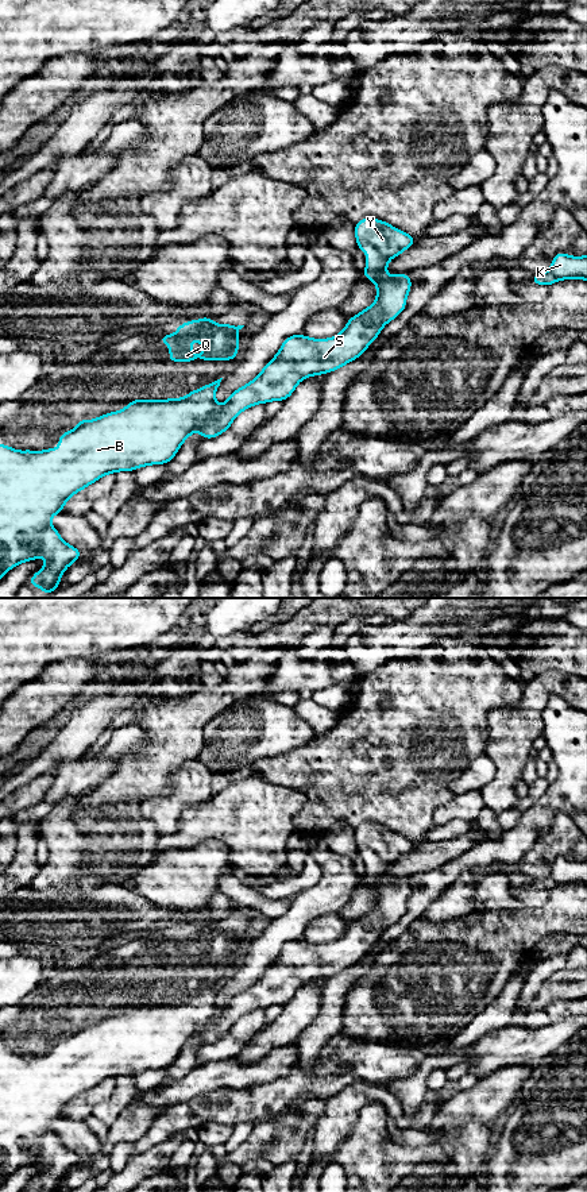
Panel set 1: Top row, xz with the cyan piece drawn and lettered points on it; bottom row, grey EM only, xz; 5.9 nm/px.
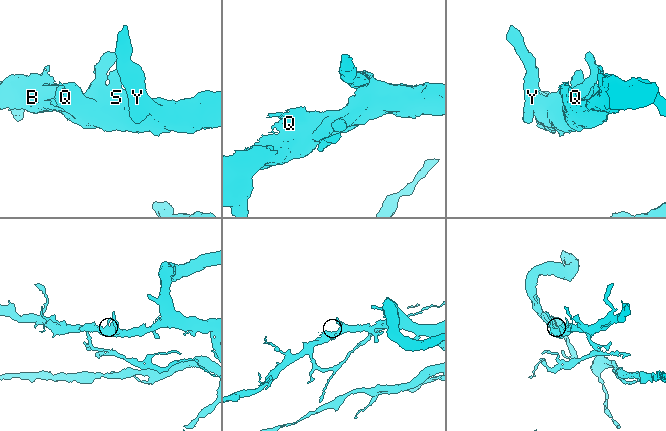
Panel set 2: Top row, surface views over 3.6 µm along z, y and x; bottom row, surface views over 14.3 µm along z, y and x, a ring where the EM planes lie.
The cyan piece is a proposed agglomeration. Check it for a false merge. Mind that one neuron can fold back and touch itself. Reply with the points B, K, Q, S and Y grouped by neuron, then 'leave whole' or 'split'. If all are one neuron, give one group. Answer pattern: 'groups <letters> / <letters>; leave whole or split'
groups B K Q S Y; leave whole

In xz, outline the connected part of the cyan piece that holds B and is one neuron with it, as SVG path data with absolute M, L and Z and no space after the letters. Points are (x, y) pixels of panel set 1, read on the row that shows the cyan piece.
M374 217L359 220L354 232L358 248L367 254L363 277L376 285L375 302L348 317L345 328L333 337L286 337L263 370L251 382L231 393L223 406L217 405L215 397L223 379L220 378L184 398L138 398L128 402L123 410L90 421L80 417L74 429L59 436L59 450L51 447L43 451L18 451L0 444L0 580L12 567L45 556L47 564L34 574L28 583L40 587L45 595L53 593L61 585L63 571L81 558L81 551L63 541L50 524L50 518L62 513L65 502L76 493L107 474L166 464L193 432L198 431L202 439L213 439L228 431L240 412L256 404L285 401L304 378L328 374L358 359L379 336L382 328L406 308L406 297L412 289L409 274L389 275L386 269L390 259L414 246L416 238Z

